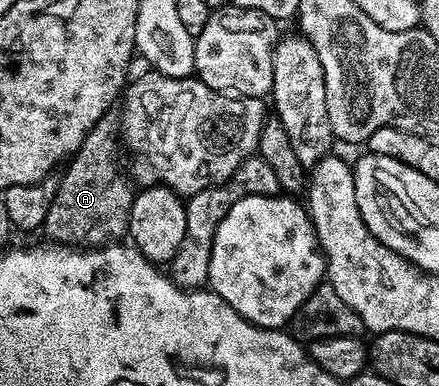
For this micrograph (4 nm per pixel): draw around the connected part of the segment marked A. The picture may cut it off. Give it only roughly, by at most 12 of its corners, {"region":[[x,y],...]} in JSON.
{"region":[[119,119],[68,160],[44,234],[97,249],[129,234]]}

